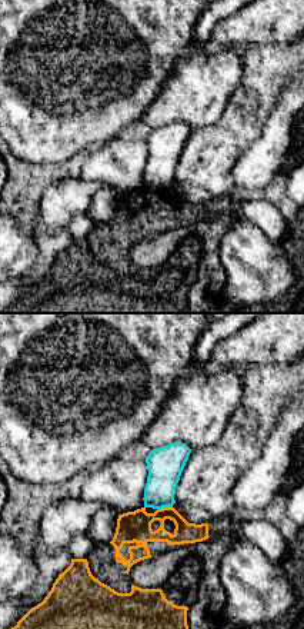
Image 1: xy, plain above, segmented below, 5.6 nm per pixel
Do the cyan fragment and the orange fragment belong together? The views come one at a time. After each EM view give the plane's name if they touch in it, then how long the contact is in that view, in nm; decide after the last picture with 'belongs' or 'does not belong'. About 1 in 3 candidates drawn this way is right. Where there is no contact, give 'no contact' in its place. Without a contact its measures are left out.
meets cyan in xy; contact 90 nm long

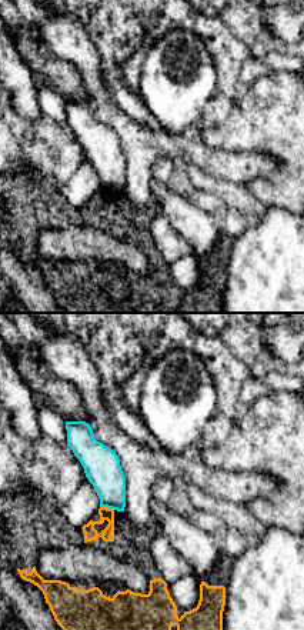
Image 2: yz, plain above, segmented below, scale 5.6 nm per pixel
meets cyan in yz; contact 80 nm long

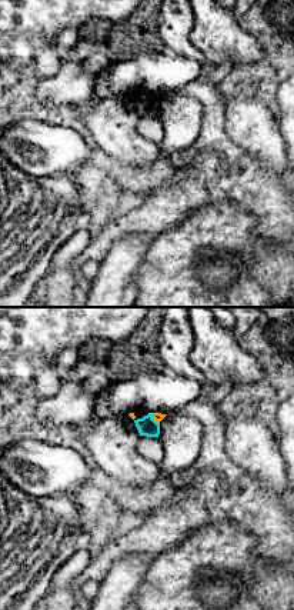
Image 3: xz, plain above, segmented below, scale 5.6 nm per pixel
meets cyan in xz; contact 80 nm long

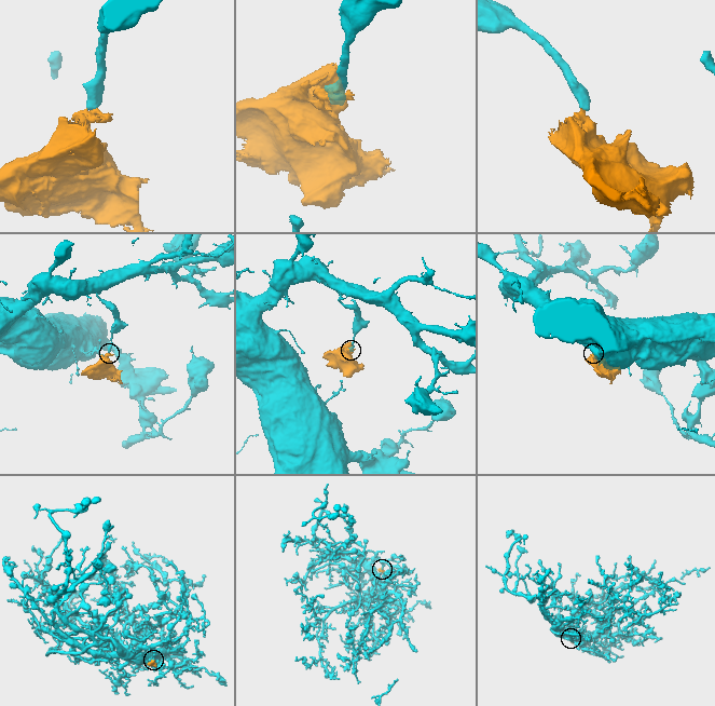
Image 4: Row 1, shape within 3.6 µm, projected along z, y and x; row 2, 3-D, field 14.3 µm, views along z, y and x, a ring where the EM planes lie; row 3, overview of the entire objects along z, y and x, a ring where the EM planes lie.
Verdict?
does not belong

